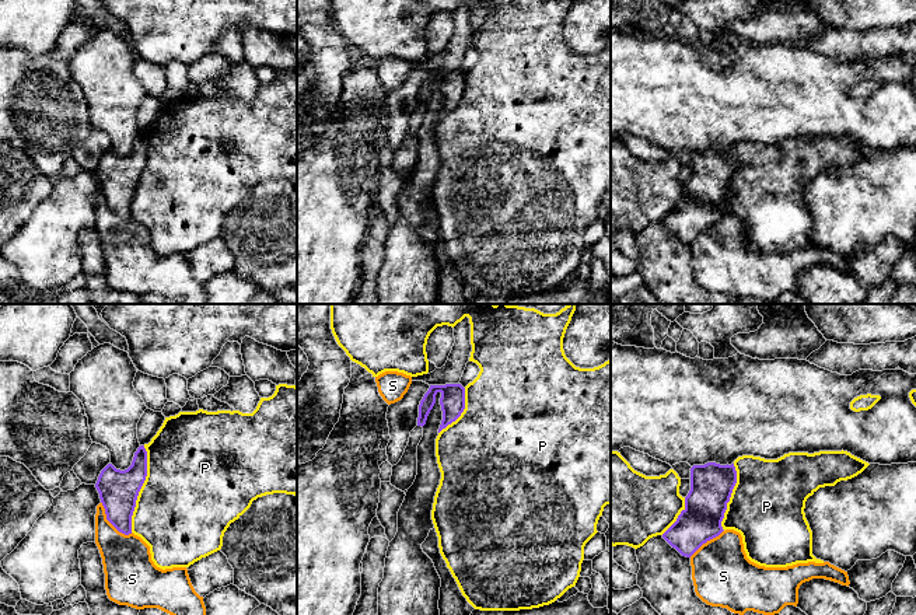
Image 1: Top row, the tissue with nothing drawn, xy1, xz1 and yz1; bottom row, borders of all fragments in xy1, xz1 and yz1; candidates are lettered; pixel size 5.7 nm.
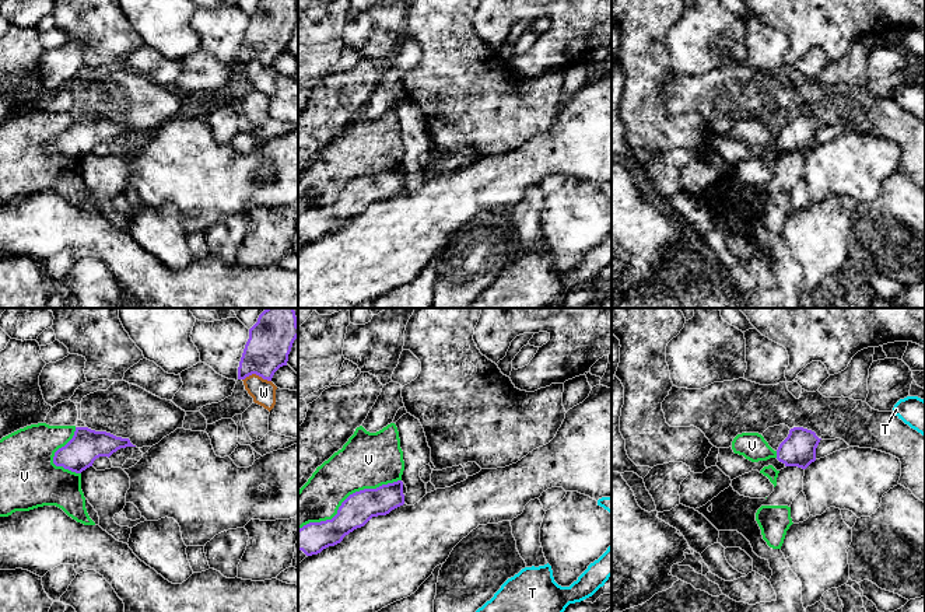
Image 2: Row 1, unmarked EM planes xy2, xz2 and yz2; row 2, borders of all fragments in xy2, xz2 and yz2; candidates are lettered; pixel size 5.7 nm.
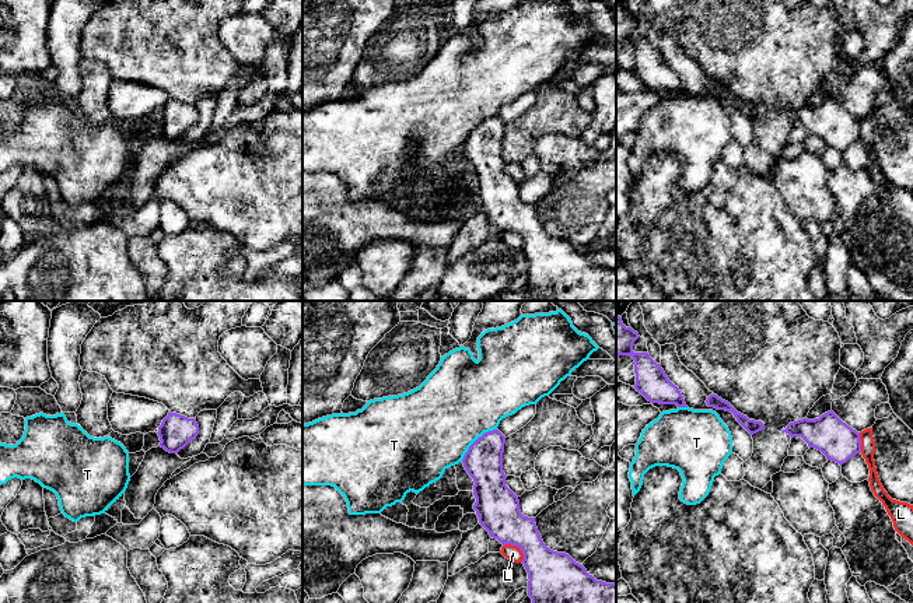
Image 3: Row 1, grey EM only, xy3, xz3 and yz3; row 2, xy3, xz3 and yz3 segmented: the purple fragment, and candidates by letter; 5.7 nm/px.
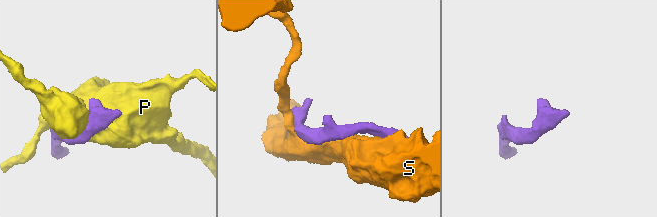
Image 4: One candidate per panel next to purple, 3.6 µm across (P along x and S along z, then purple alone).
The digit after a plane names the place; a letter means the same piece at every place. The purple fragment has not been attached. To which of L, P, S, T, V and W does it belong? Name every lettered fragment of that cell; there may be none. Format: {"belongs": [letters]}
{"belongs": []}

